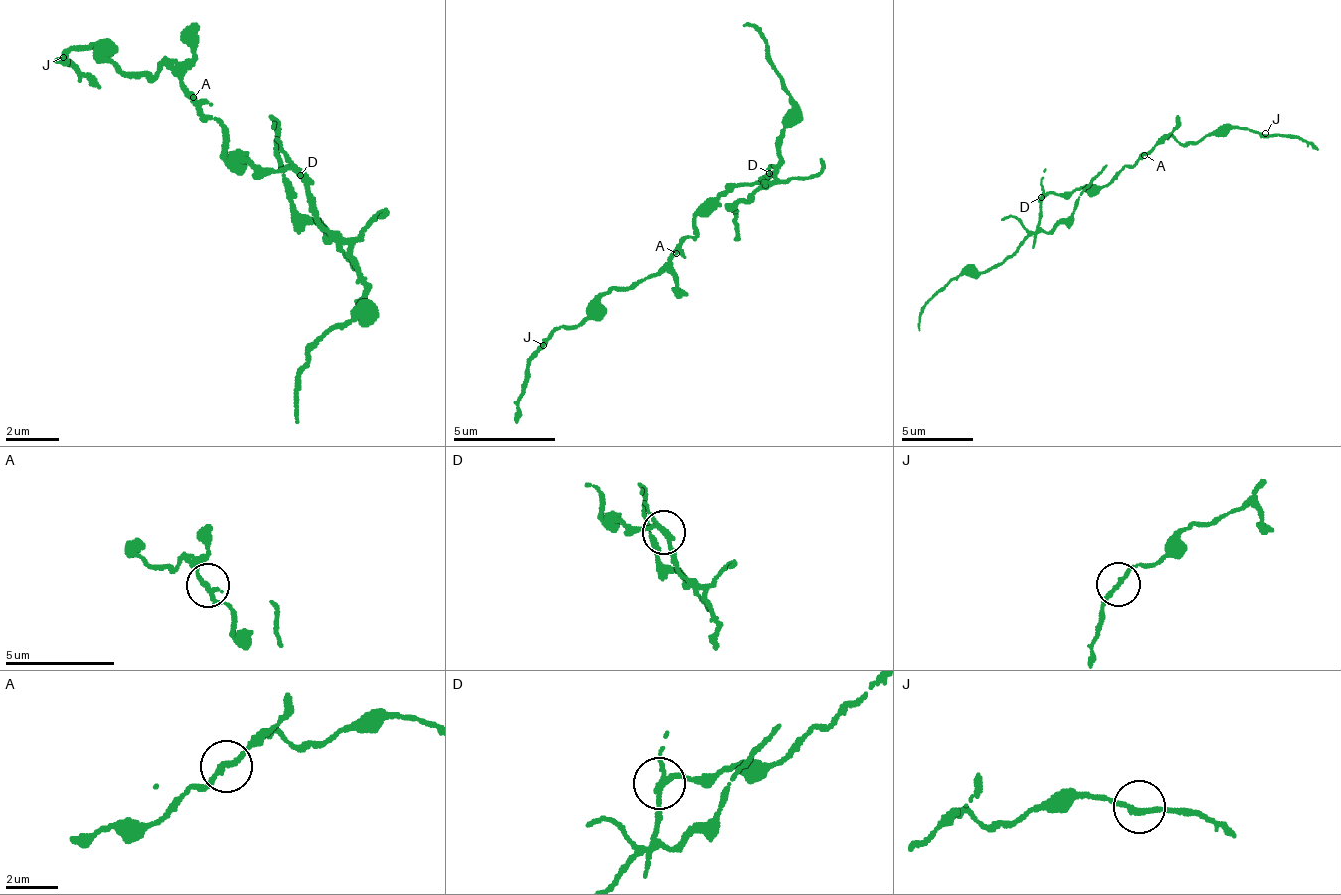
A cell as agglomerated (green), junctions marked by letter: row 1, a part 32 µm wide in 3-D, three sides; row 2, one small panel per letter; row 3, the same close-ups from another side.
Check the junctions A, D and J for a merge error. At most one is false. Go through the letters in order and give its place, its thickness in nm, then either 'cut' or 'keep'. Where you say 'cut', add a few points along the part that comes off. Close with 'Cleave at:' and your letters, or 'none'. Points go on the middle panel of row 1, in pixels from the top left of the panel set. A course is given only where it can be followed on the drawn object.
A: place (676, 253); calibre 200 nm; keep
D: place (769, 173); calibre 190 nm; cut; course (768, 172), (758, 177), (772, 182), (782, 151), (791, 105), (762, 34), (743, 24)
J: place (543, 345); calibre 200 nm; keep
Cleave at: D

